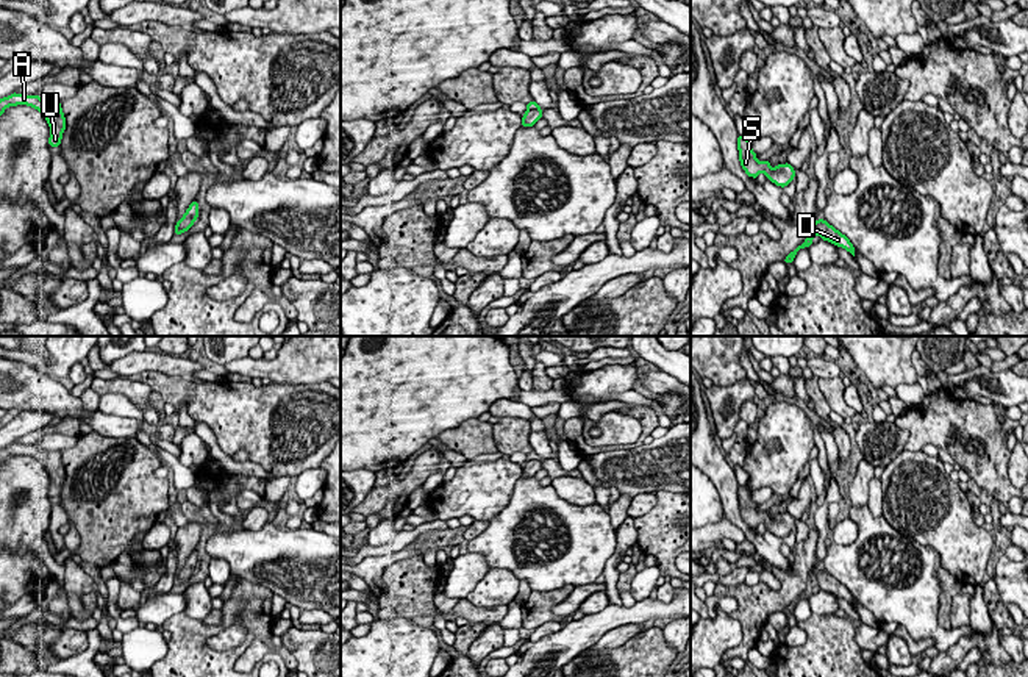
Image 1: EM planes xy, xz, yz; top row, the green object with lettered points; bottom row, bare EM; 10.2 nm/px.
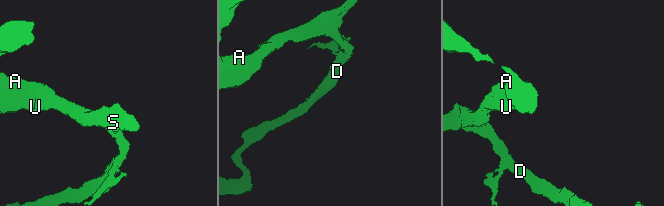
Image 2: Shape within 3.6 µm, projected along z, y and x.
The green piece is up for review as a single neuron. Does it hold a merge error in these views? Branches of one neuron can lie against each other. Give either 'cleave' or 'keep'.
keep

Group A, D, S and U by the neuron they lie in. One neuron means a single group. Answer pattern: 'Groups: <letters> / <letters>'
Groups: A D S U

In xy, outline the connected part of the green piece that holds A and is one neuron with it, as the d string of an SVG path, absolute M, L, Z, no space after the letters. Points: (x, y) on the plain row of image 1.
M12 442L8 447L0 449L0 466L8 457L27 455L37 460L50 477L48 497L59 497L62 483L66 480L66 467L58 450L45 450L39 446L23 446Z

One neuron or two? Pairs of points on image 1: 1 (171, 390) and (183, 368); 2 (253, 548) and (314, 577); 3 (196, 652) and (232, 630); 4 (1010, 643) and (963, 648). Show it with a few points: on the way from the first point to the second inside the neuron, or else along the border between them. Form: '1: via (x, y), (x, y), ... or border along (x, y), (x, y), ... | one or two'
1: border along (142, 371), (161, 371), (180, 377) | two
2: via (269, 562), (286, 573), (299, 576) | one
3: border along (233, 618), (207, 640), (211, 649) | two
4: border along (999, 640), (1011, 659) | two

